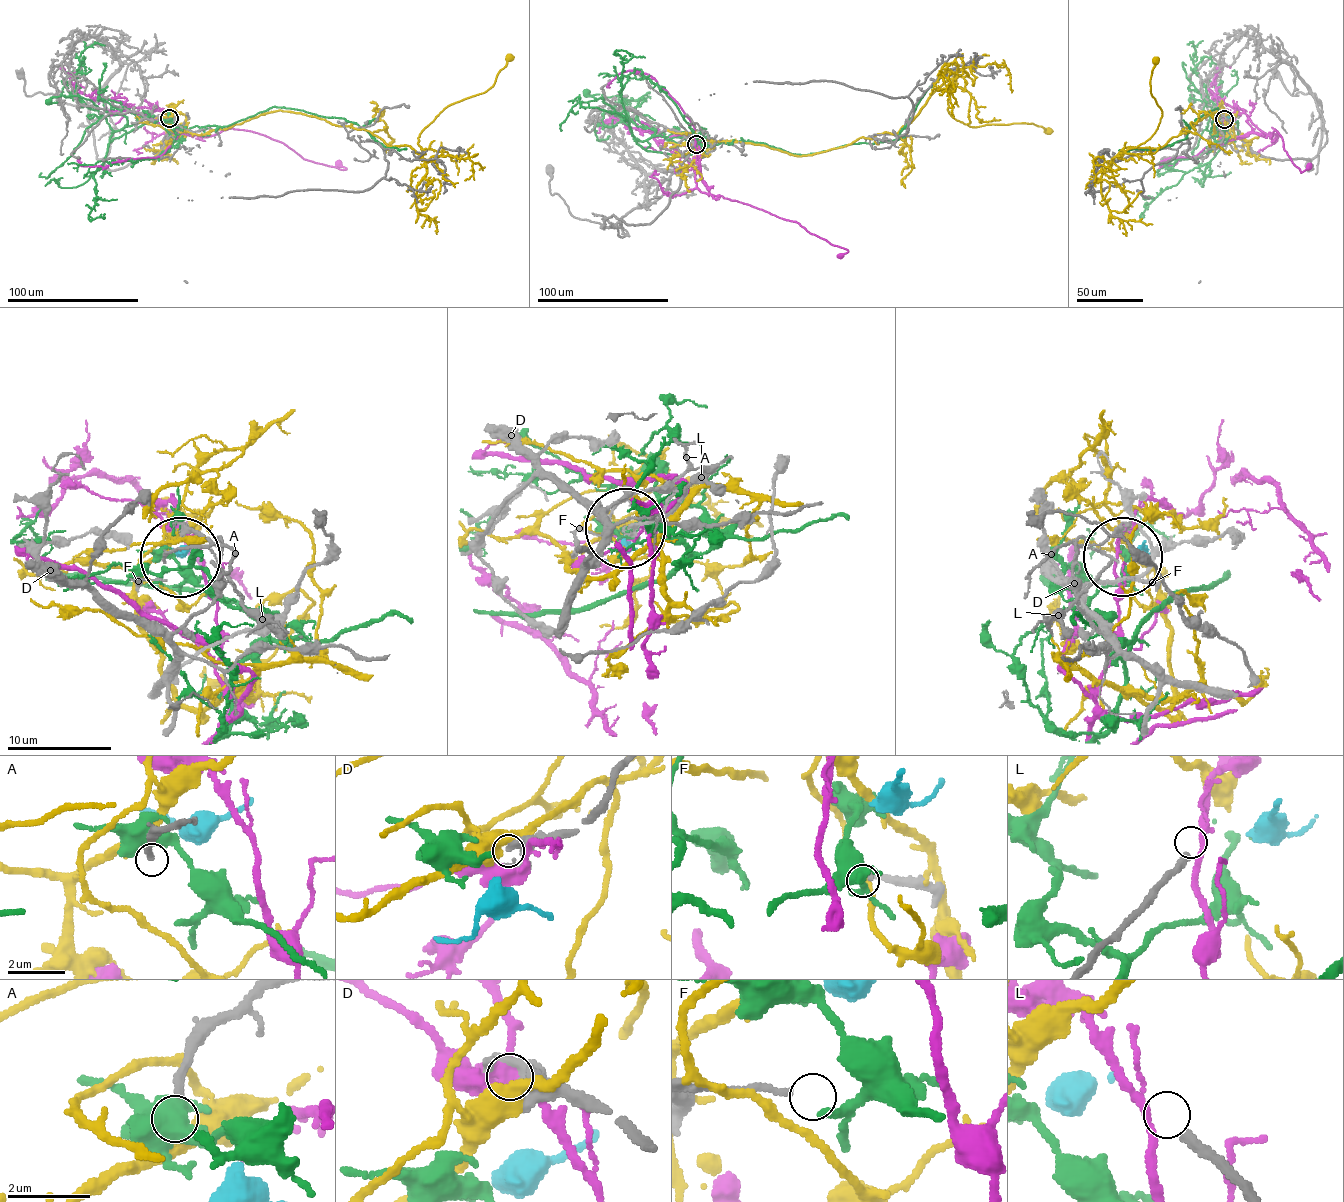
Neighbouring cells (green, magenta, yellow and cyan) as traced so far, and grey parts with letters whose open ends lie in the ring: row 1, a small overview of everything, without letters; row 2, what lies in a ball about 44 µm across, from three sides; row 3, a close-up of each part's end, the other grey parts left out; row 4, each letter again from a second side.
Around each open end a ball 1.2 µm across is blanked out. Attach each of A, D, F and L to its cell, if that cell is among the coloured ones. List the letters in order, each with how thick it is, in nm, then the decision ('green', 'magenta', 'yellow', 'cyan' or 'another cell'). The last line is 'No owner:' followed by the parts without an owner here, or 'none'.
A: 200 nm thick; another cell
D: 120 nm thick; another cell
F: 140 nm thick; another cell
L: 240 nm thick; another cell
No owner: A, D, F, L

